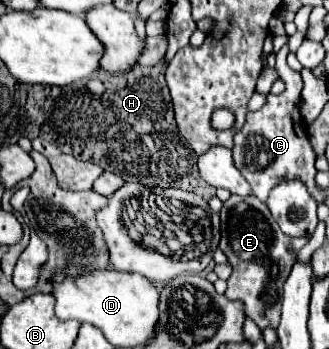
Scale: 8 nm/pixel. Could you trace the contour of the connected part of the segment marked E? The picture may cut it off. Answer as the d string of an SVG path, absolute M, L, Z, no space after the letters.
M229 197L221 209L221 251L229 259L233 273L225 295L245 303L245 313L261 327L277 327L281 319L281 289L287 281L299 249L309 239L287 237L257 197Z

